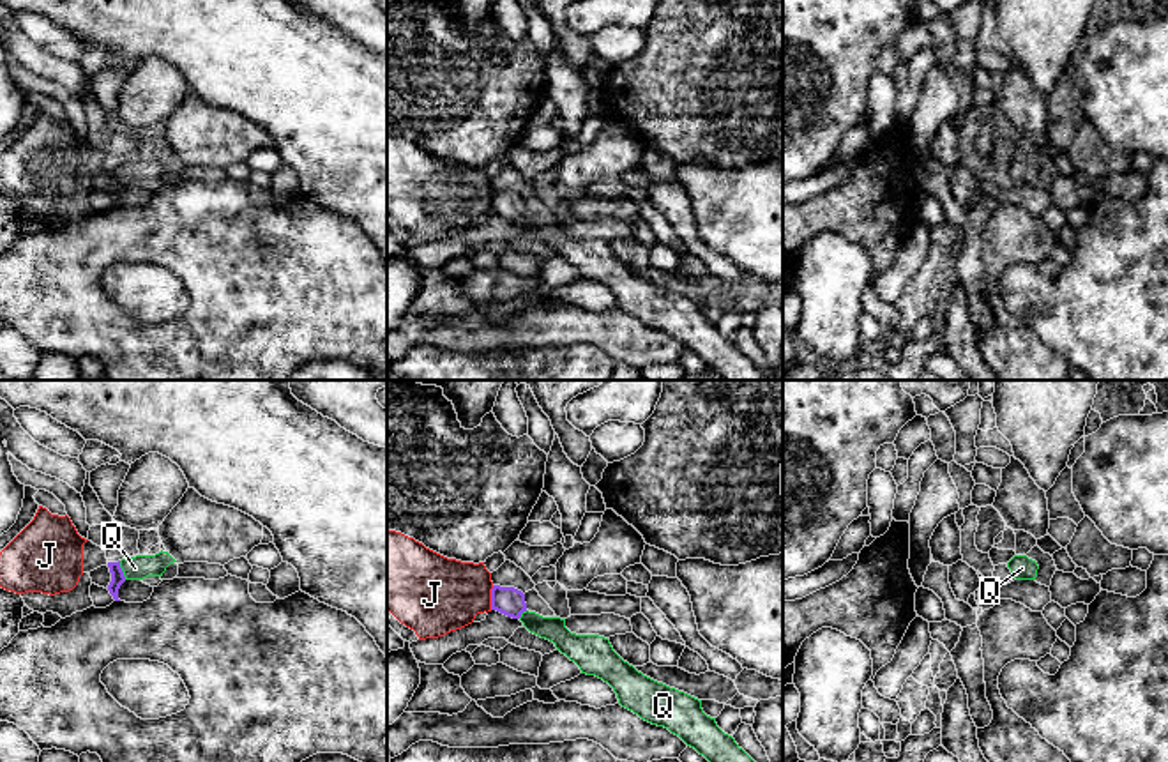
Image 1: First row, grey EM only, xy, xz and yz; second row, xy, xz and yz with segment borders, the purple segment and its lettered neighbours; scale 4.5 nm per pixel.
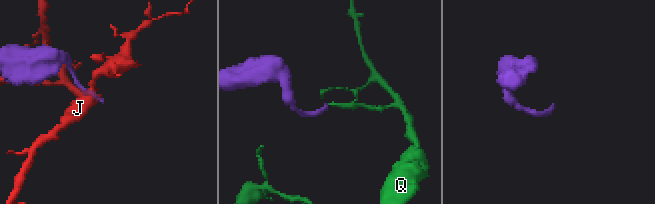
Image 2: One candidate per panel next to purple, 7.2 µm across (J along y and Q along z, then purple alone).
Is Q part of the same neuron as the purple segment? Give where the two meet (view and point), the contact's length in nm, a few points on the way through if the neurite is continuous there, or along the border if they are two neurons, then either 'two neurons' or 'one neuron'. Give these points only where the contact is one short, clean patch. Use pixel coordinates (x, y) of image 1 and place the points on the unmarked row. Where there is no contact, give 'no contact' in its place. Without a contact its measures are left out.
contact xy (121, 174); length 90 nm; way xy (117, 179), (121, 174), (135, 172); one neuron

